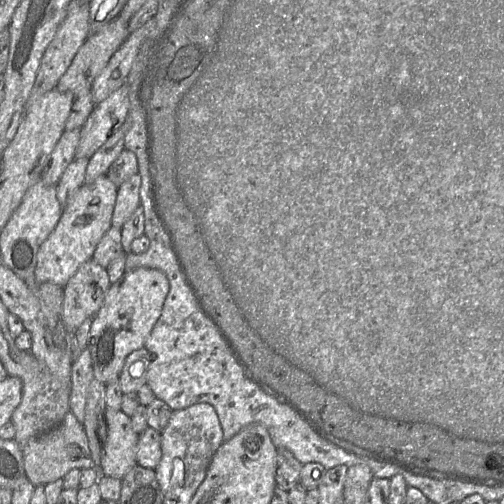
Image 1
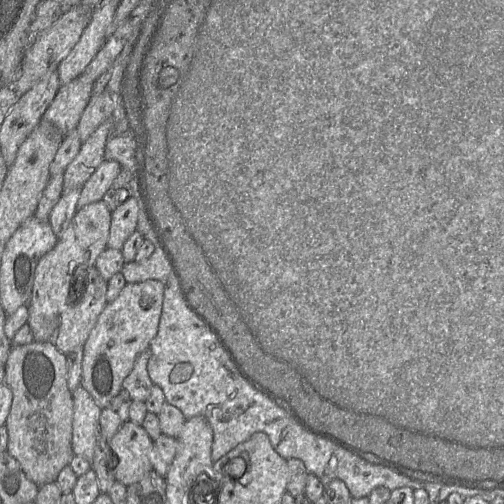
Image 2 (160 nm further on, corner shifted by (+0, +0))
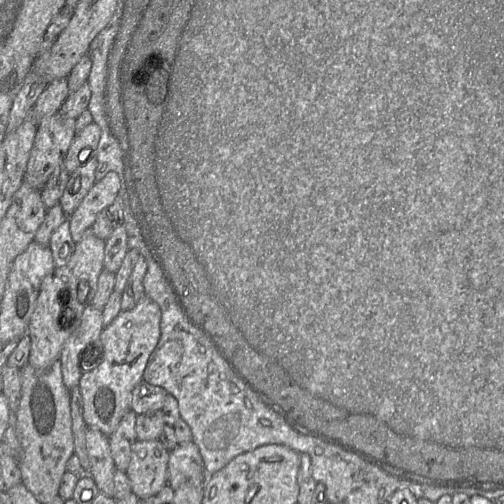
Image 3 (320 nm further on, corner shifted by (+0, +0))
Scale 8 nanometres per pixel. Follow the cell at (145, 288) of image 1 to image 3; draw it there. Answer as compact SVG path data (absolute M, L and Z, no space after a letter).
M144 296L129 311L121 311L118 316L102 330L95 346L84 358L97 354L95 362L91 362L88 371L83 371L80 379L80 391L83 401L84 420L88 426L95 427L109 436L119 425L122 418L131 409L131 395L134 387L143 380L144 370L149 358L160 339L159 306Z

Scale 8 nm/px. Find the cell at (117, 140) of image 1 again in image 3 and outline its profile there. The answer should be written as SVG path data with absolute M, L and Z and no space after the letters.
M109 172L92 186L75 212L69 217L70 233L75 243L82 239L86 231L91 230L99 213L114 202L119 189L120 179L115 172Z

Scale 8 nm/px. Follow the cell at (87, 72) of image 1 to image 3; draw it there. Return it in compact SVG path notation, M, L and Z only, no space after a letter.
M57 113L38 124L29 157L24 183L42 191L47 181L59 168L77 134L76 120Z

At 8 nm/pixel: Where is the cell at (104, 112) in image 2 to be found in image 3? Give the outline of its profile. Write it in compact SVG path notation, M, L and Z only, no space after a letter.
M95 123L77 132L70 149L63 161L64 168L71 174L96 156L101 129Z

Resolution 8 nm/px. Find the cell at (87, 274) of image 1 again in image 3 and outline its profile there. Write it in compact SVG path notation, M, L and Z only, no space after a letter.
M88 305L60 354L63 381L70 391L79 387L83 371L88 371L91 362L99 360L97 354L91 356L91 351L87 362L84 356L95 346L103 329L102 310Z

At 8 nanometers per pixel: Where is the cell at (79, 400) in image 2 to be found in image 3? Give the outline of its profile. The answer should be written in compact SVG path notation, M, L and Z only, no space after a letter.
M88 426L86 430L86 445L90 459L90 471L84 474L90 475L94 479L100 493L113 497L114 473L117 468L111 455L109 436L95 427Z

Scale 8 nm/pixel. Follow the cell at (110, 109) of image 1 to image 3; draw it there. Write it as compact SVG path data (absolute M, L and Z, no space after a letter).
M95 156L84 166L70 174L66 188L59 202L67 216L70 217L75 212L89 190L96 183L96 168L97 159Z

